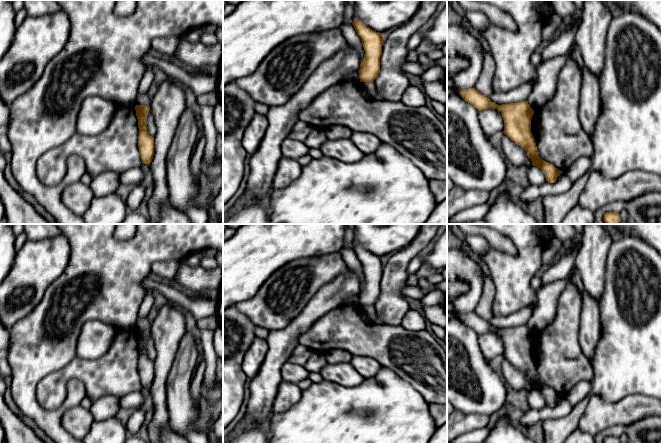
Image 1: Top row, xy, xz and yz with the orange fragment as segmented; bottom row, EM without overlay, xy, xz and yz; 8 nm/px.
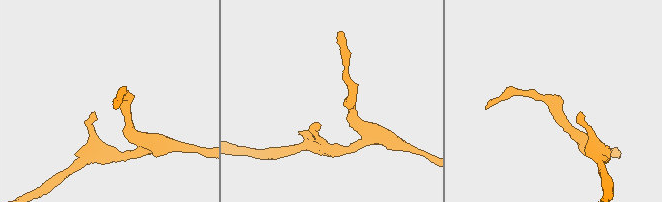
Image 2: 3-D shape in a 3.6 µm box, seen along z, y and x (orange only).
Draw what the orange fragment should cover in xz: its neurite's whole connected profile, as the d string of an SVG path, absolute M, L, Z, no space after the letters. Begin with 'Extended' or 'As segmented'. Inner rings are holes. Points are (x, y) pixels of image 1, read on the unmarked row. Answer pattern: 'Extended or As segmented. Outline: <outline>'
As segmented. Outline: M354 243L353 250L361 262L365 275L364 284L358 294L360 306L372 306L380 296L384 259L368 252L358 243Z

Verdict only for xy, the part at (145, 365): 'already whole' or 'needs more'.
already whole

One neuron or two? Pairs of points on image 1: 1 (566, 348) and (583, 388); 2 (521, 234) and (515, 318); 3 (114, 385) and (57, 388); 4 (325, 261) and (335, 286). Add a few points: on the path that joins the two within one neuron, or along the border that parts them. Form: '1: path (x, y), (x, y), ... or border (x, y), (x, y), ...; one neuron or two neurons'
1: border (590, 382), (579, 381), (564, 395); two neurons
2: border (533, 306), (522, 307), (504, 316), (494, 316); two neurons
3: path (99, 376), (70, 374); one neuron
4: border (348, 268), (325, 283), (314, 294); two neurons

